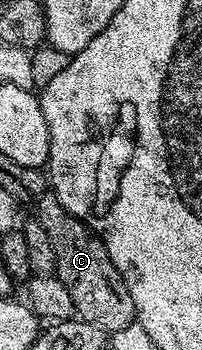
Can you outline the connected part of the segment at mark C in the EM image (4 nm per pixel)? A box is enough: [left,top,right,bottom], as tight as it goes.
[34,194,136,334]

